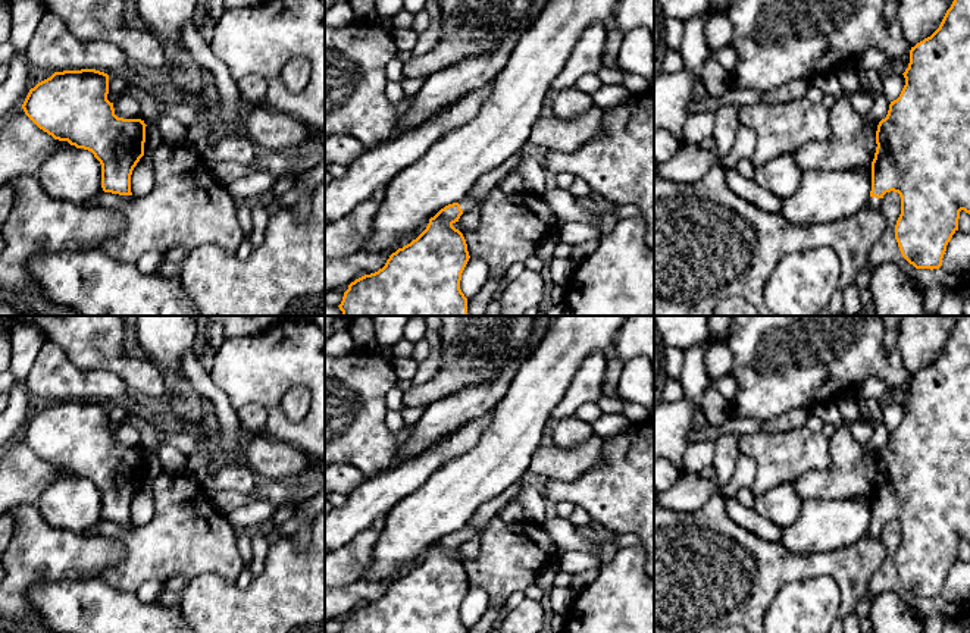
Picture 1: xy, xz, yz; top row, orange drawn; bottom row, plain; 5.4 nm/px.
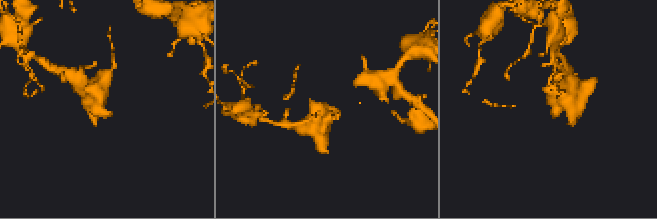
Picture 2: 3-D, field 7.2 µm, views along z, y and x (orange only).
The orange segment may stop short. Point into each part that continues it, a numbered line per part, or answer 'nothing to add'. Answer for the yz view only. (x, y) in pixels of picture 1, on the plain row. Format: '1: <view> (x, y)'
1: yz (873, 532)

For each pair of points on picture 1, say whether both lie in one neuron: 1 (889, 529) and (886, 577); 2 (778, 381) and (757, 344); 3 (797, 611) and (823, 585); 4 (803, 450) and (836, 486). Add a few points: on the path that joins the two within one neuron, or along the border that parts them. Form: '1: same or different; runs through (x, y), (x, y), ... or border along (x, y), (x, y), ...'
1: same; runs through (889, 541), (888, 566)
2: same; runs through (778, 372), (778, 364), (766, 353)
3: same; runs through (803, 605), (817, 591)
4: different; border along (829, 439), (831, 464), (810, 469), (791, 483)

